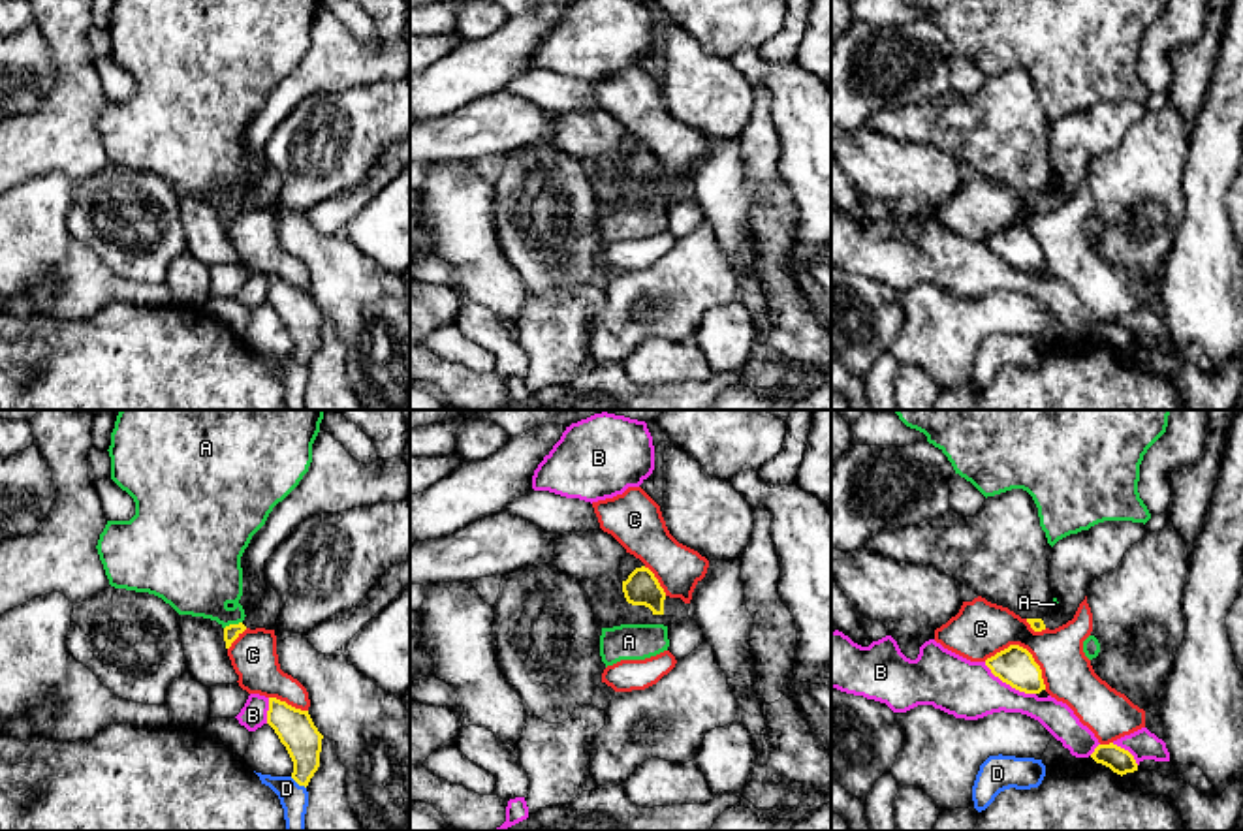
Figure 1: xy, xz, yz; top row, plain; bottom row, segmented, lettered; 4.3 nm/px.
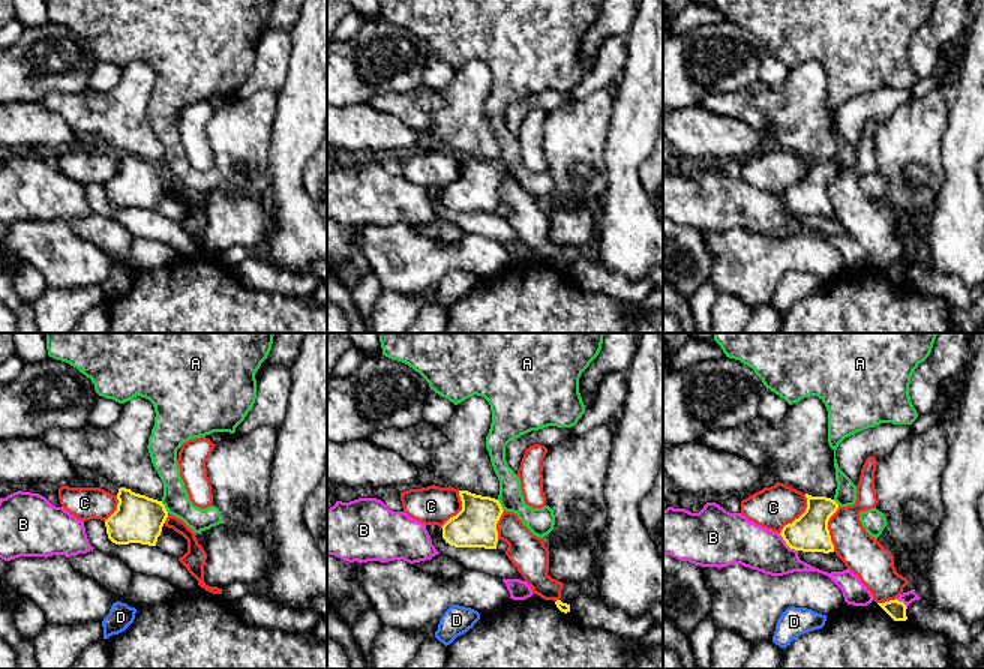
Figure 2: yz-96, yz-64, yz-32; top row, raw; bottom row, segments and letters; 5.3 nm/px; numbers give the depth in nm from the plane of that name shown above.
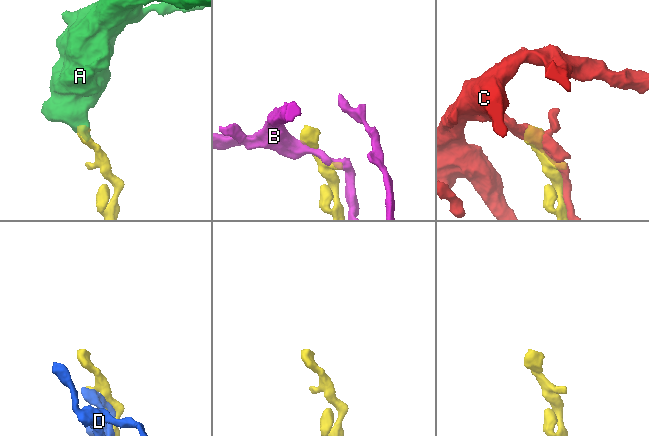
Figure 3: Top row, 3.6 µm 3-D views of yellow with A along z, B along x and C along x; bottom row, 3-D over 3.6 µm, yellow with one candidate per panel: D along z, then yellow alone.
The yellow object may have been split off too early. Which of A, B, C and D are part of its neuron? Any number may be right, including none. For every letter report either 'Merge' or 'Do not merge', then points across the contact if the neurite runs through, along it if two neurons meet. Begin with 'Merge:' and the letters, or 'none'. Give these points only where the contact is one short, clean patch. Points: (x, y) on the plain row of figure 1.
Merge: none
A: Do not merge. Boundary: xy (241, 200), (230, 202), (224, 207)
B: Do not merge
C: Do not merge
D: Do not merge

